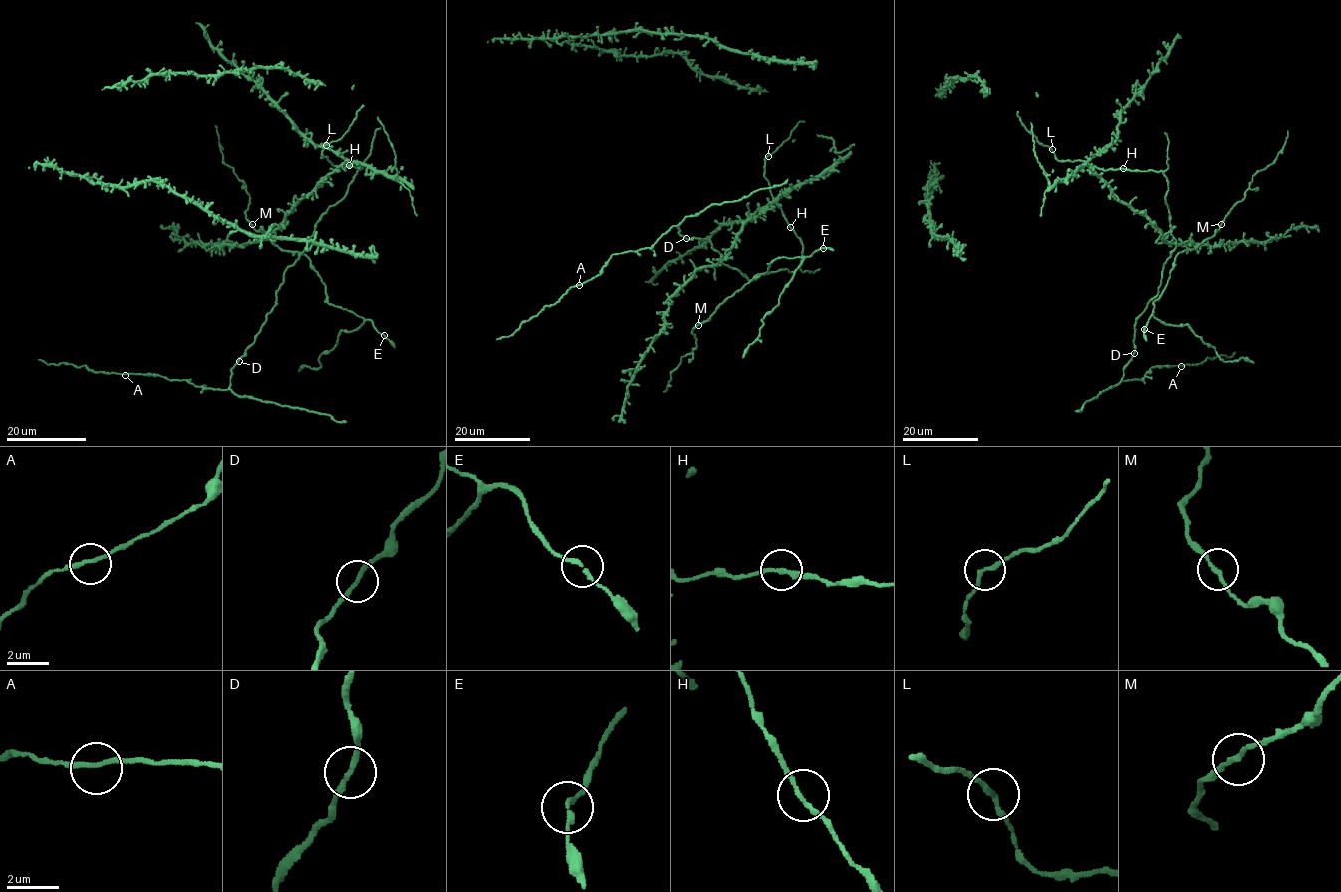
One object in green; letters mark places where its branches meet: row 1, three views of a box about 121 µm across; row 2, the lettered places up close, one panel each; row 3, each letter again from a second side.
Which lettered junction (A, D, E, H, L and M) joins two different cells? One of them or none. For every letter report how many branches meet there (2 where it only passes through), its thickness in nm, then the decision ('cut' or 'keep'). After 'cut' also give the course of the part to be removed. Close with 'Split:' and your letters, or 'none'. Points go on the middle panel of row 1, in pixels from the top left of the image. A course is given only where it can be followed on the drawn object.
A: branches 2; calibre 180 nm; keep
D: branches 2; calibre 200 nm; keep
E: branches 2; calibre 190 nm; keep
H: branches 2; calibre 190 nm; keep
L: branches 2; calibre 190 nm; keep
M: branches 2; calibre 180 nm; keep
Split: none

